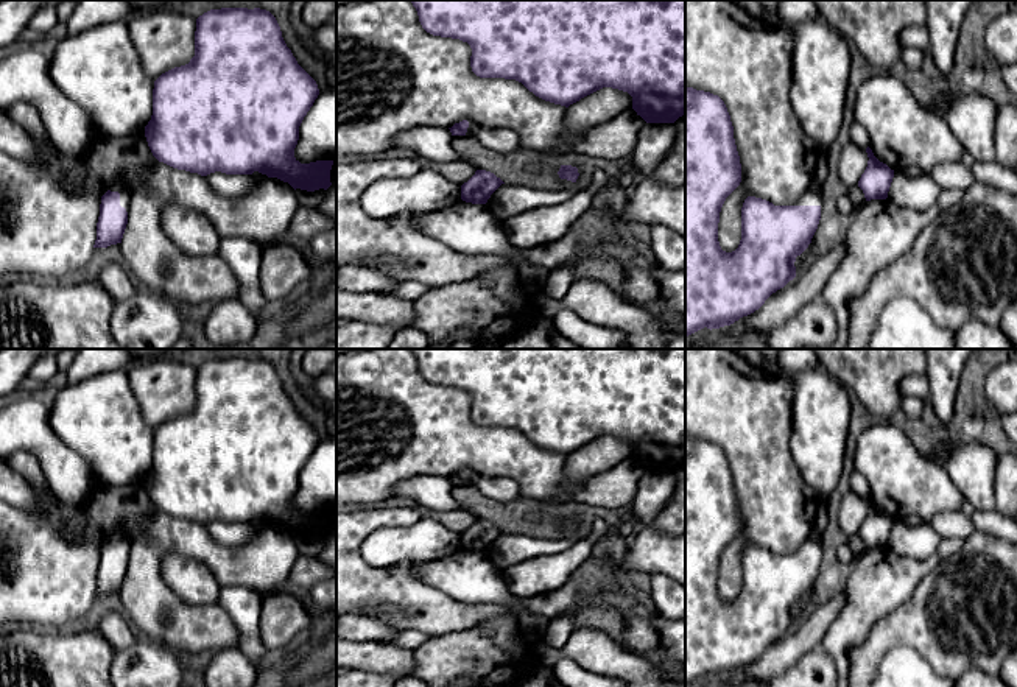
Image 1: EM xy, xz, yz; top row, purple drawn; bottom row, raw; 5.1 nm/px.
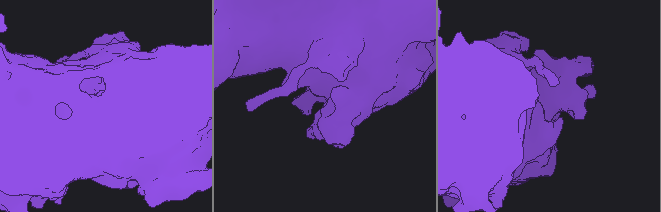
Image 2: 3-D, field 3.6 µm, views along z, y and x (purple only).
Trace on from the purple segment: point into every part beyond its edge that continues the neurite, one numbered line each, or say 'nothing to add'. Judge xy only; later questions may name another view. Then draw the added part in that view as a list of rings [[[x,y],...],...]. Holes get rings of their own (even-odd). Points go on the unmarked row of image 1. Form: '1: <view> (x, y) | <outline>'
nothing to add

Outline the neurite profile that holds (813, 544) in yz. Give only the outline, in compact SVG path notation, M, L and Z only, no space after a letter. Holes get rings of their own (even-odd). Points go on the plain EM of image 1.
M813 531L808 541L794 555L821 555L822 556L821 536Z

